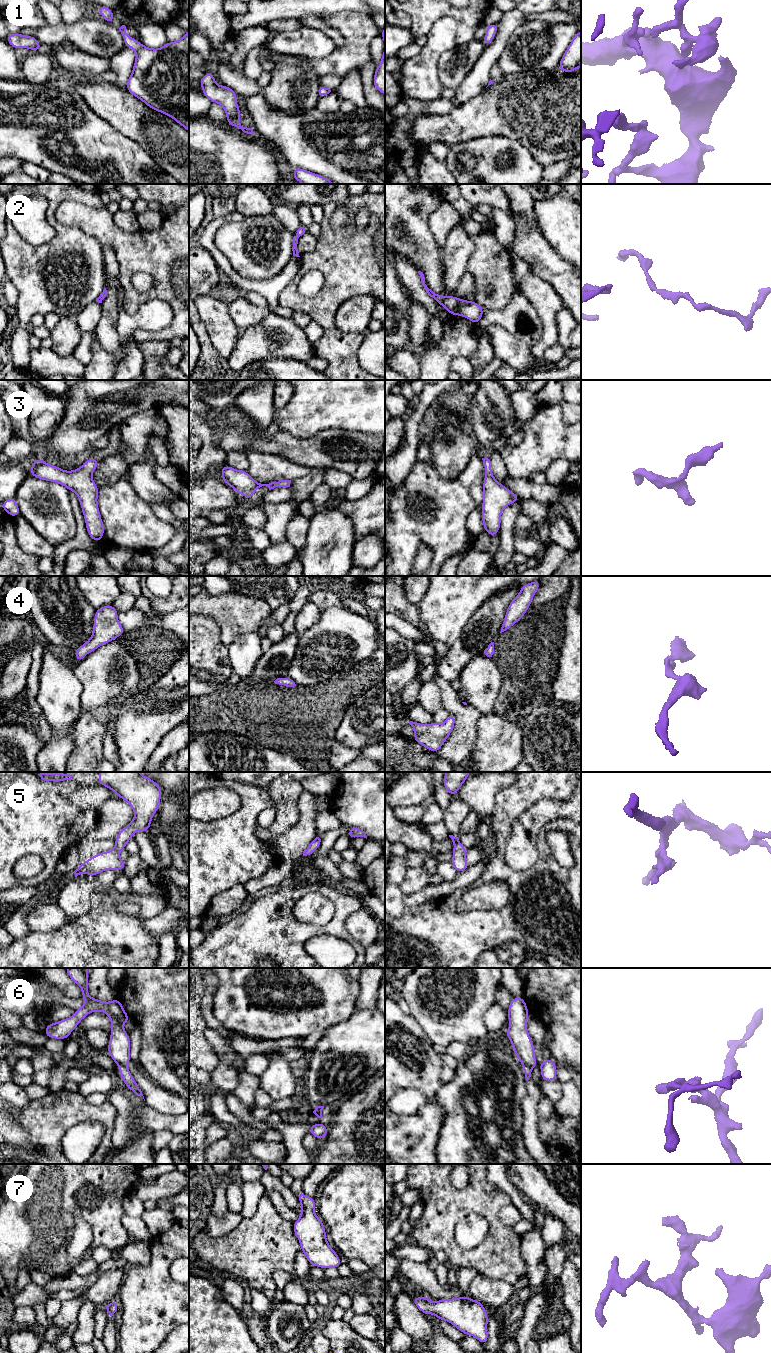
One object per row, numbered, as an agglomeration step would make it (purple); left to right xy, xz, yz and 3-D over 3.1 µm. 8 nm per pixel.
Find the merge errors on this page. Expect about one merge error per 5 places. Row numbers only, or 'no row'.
6

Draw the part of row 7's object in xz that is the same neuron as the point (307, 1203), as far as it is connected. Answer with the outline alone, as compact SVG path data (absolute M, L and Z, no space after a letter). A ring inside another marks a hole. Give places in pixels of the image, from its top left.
M303 1192L296 1195L302 1211L299 1219L293 1223L293 1229L301 1244L300 1251L312 1266L338 1269L342 1261L328 1244L325 1226L313 1211L316 1206L314 1197L306 1196Z

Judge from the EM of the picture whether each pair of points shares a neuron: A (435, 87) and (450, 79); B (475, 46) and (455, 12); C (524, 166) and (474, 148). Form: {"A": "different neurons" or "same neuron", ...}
{"A": "different neurons", "B": "different neurons", "C": "same neuron"}

